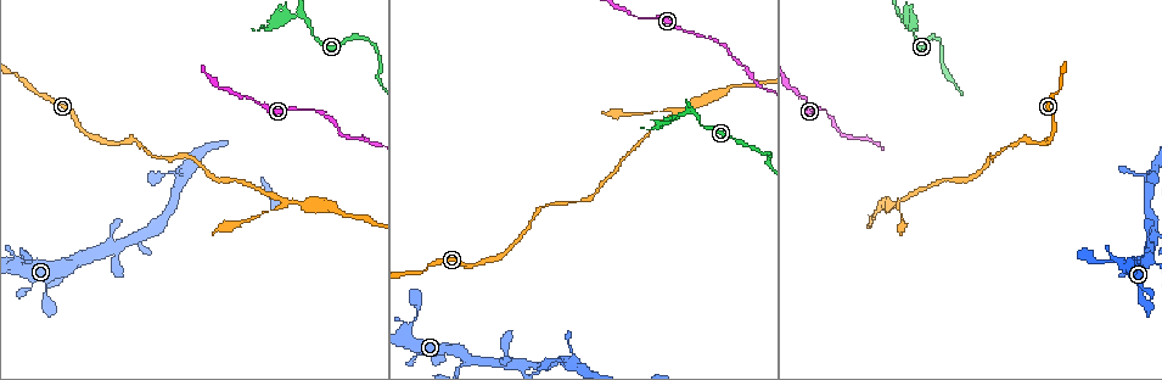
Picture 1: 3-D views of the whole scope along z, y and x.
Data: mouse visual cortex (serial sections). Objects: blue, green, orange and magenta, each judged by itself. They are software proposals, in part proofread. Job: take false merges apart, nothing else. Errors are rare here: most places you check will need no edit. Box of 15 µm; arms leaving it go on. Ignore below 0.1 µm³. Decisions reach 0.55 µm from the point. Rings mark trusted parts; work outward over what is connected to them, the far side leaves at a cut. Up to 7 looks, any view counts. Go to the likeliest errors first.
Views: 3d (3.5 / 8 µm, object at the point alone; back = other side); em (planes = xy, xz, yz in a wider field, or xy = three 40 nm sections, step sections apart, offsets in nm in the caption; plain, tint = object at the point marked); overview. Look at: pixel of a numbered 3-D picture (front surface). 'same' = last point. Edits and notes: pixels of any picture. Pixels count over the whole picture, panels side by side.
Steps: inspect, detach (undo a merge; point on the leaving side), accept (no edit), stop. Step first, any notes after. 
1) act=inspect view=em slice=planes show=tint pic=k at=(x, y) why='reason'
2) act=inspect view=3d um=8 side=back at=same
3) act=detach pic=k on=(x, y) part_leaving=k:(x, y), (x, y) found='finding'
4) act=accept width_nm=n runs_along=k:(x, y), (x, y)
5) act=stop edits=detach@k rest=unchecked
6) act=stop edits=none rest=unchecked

act=inspect view=em slice=planes show=tint pic=1 at=(674, 112) why='arms part here'

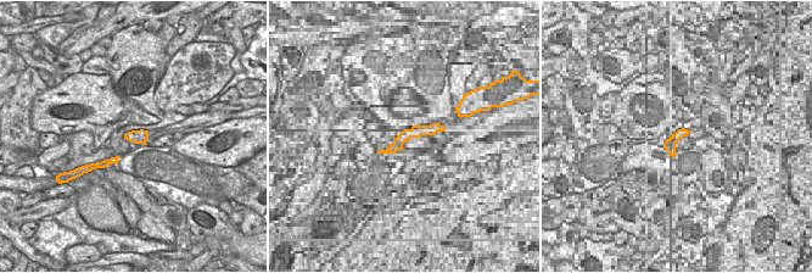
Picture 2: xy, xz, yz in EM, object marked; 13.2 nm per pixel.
act=inspect view=3d um=3.5 at=same

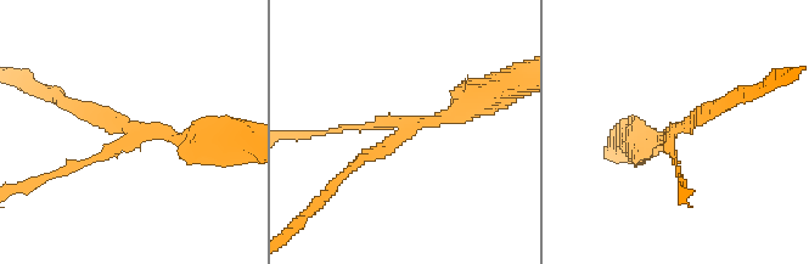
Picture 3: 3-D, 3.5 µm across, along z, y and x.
act=detach pic=3 on=(94, 158) part_leaving=3:(130, 135), (29, 184) found='two cells meet here'

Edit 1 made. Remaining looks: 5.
act=inspect view=overview

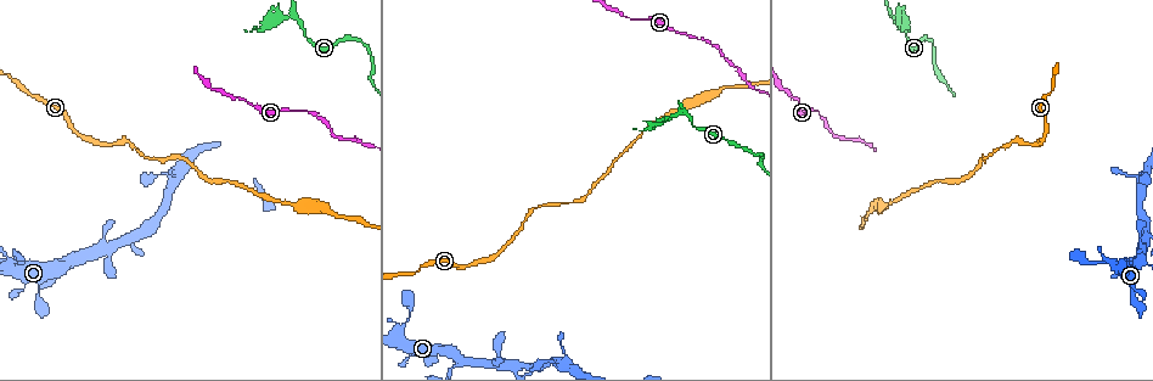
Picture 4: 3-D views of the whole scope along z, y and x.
act=inspect view=3d um=8 pic=4 at=(295, 20) why='two arms in line, one across'

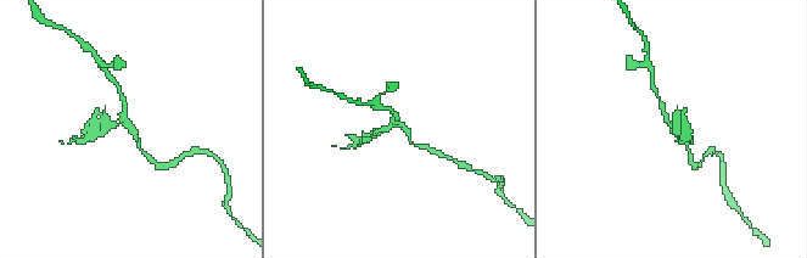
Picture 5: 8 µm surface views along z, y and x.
act=inspect view=em slice=planes show=tint pic=5 at=(129, 124) arms=3 arm_widths_nm=150,150,200

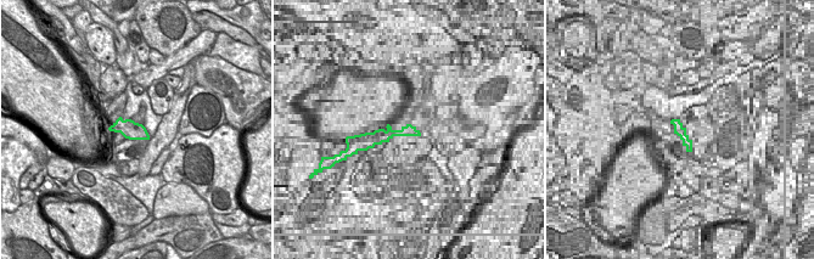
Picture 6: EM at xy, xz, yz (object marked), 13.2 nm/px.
act=accept runs_along=5:(143, 151), (124, 123), (97, 132) found='all the same cell'

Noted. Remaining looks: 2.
act=inspect view=3d um=8 side=back pic=4 at=(633, 19) why='a narrow waist'

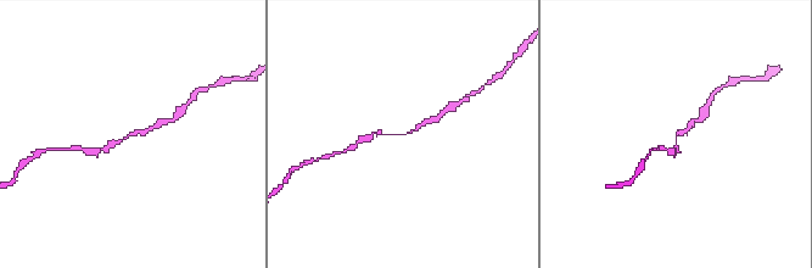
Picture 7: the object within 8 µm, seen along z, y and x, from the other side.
act=inspect view=3d um=3.5 side=back pic=7 at=(398, 134) why='closer look'

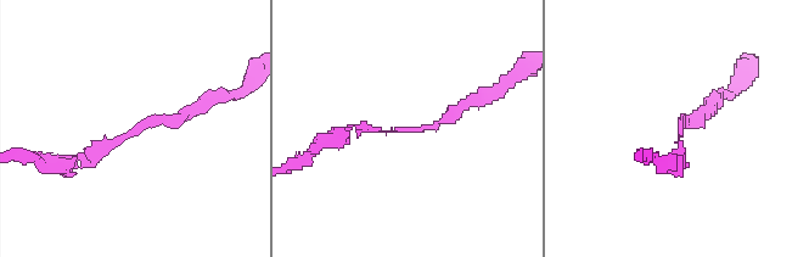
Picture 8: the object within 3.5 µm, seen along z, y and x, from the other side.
act=accept arm_widths_nm=100,150 runs_along=8:(62, 163), (201, 107) found='all the same cell'

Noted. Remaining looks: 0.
act=stop edits=detach@3 rest=unchecked

